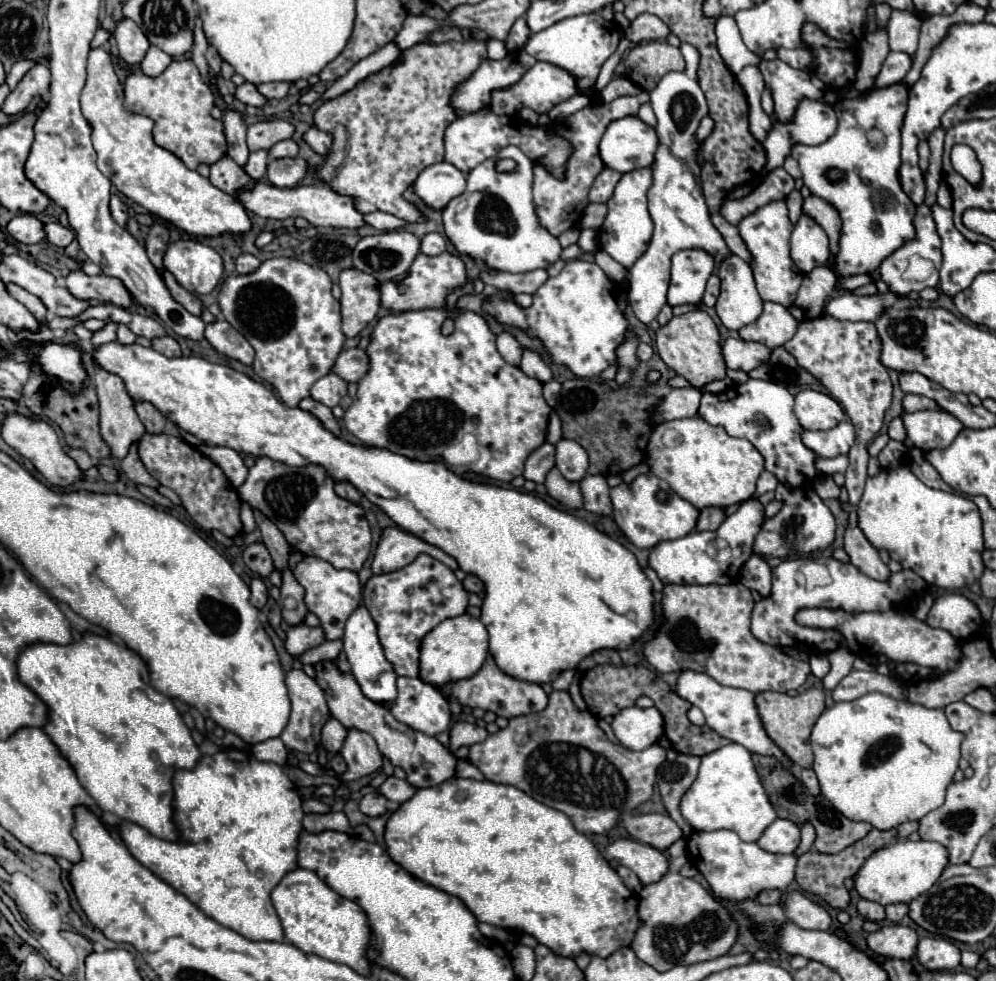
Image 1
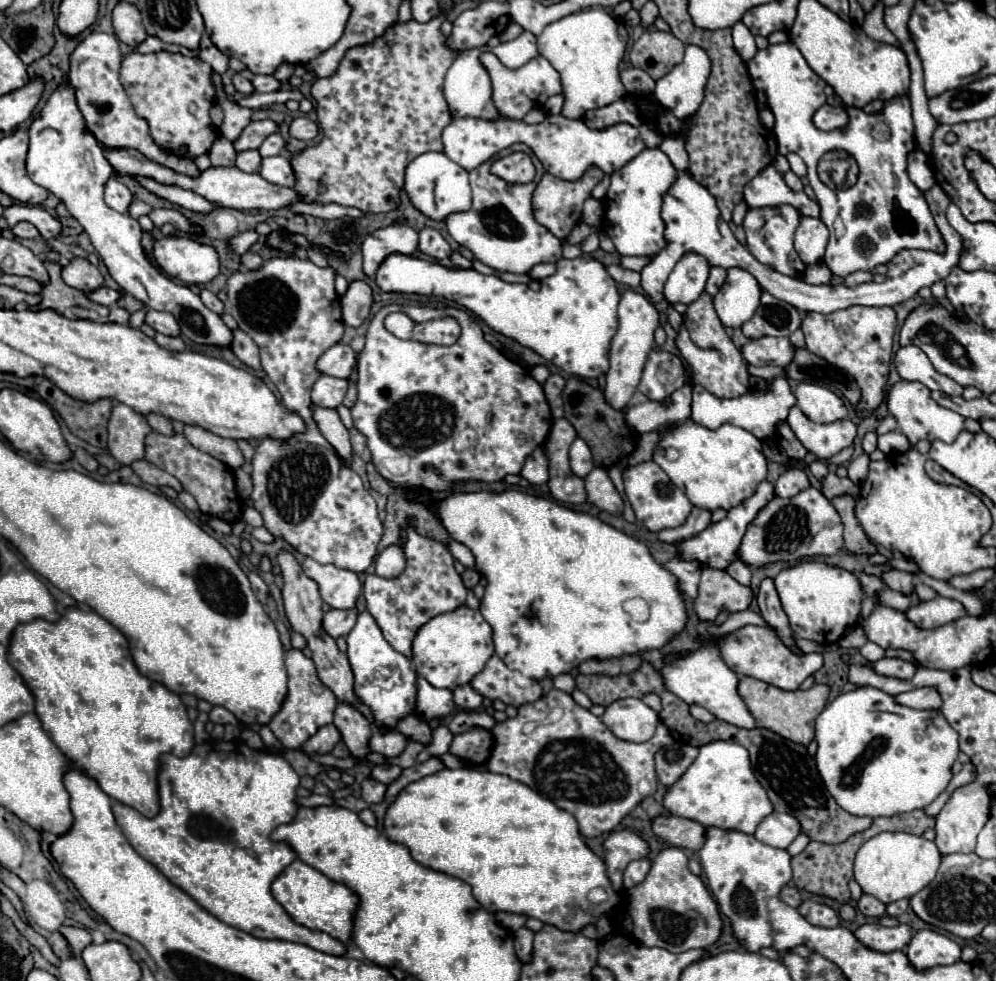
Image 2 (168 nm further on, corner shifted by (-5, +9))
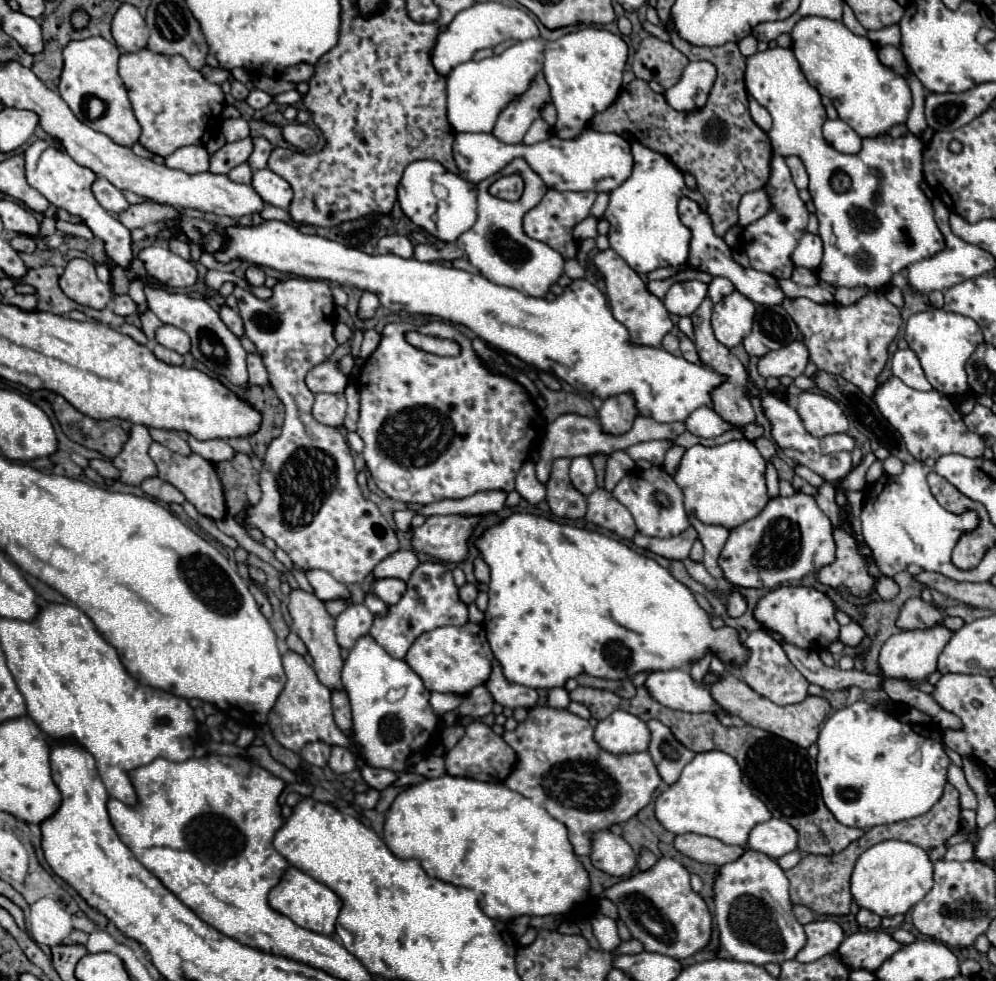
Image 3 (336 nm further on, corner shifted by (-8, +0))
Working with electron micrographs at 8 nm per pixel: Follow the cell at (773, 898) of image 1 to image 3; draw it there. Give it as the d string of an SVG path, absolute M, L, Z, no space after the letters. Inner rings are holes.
M794 905L794 915L796 915L796 919L798 919L802 925L816 921L814 913L812 913L808 907L804 907L804 905Z

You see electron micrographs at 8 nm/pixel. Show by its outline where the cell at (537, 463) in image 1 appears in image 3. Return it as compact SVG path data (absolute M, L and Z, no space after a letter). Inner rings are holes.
M526 461L516 477L516 491L520 493L522 499L526 499L530 505L538 505L546 497L546 487L538 483L534 475L534 463Z

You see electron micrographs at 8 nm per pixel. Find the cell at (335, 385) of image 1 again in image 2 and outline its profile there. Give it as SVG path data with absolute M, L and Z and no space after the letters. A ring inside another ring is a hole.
M321 374L319 380L313 386L311 400L317 406L323 406L323 408L337 408L343 402L343 398L345 398L347 386L349 386L349 382L343 380L343 378Z

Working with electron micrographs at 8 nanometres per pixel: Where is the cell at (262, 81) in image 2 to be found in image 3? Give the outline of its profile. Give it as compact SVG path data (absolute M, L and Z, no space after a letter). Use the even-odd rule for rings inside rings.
M258 89L250 91L250 95L246 97L246 103L248 103L252 109L264 109L270 101L272 101L272 97L270 97L268 93L264 93L264 91L258 91Z

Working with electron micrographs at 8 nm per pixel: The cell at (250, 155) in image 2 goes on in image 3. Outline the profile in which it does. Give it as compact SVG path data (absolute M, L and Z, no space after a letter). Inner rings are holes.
M242 163L238 167L234 167L228 177L234 181L234 183L244 183L244 185L250 185L250 179L252 179L252 171L250 171L250 165L248 163Z

